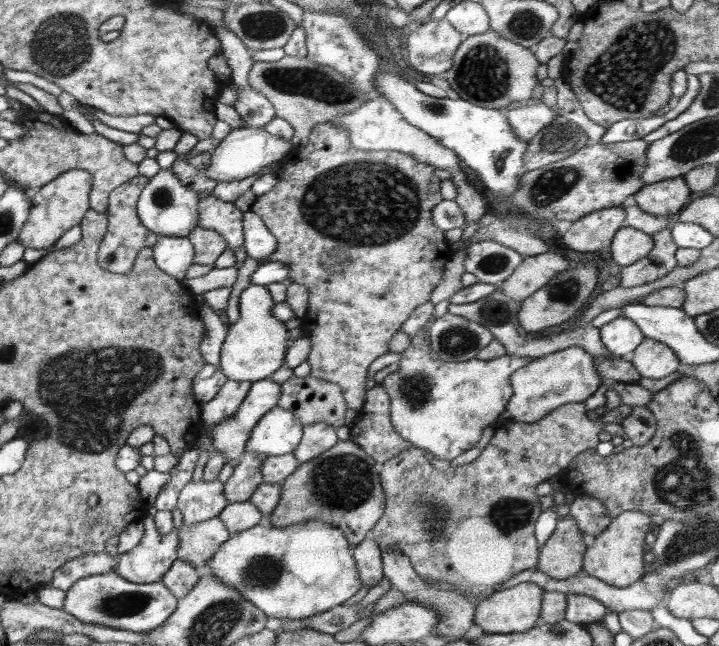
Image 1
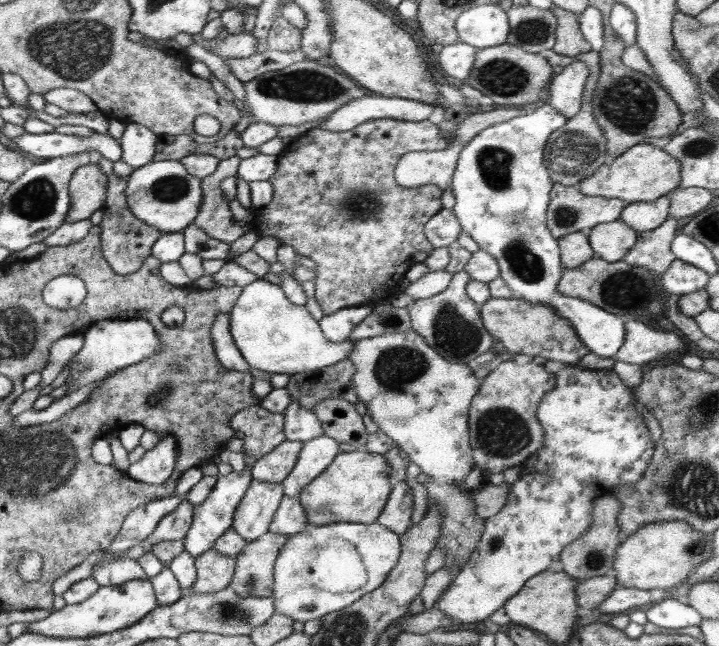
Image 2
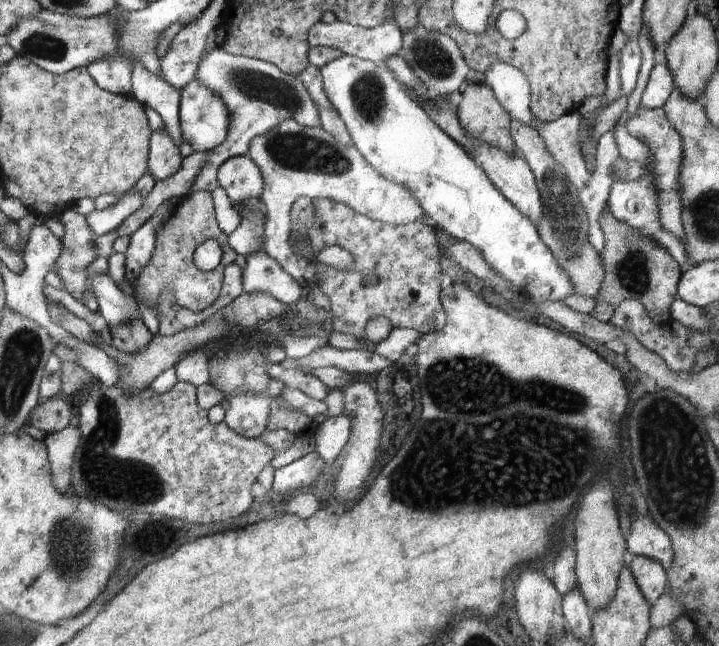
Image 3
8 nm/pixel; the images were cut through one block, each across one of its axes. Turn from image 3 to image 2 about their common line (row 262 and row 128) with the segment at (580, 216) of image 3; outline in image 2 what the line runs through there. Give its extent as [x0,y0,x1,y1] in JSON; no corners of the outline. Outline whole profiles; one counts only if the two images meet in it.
[544,50,606,186]

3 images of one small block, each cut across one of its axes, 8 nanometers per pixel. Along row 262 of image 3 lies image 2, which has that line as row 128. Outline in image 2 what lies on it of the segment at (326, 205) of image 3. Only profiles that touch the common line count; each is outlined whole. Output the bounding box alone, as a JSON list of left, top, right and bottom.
[253,118,449,315]

